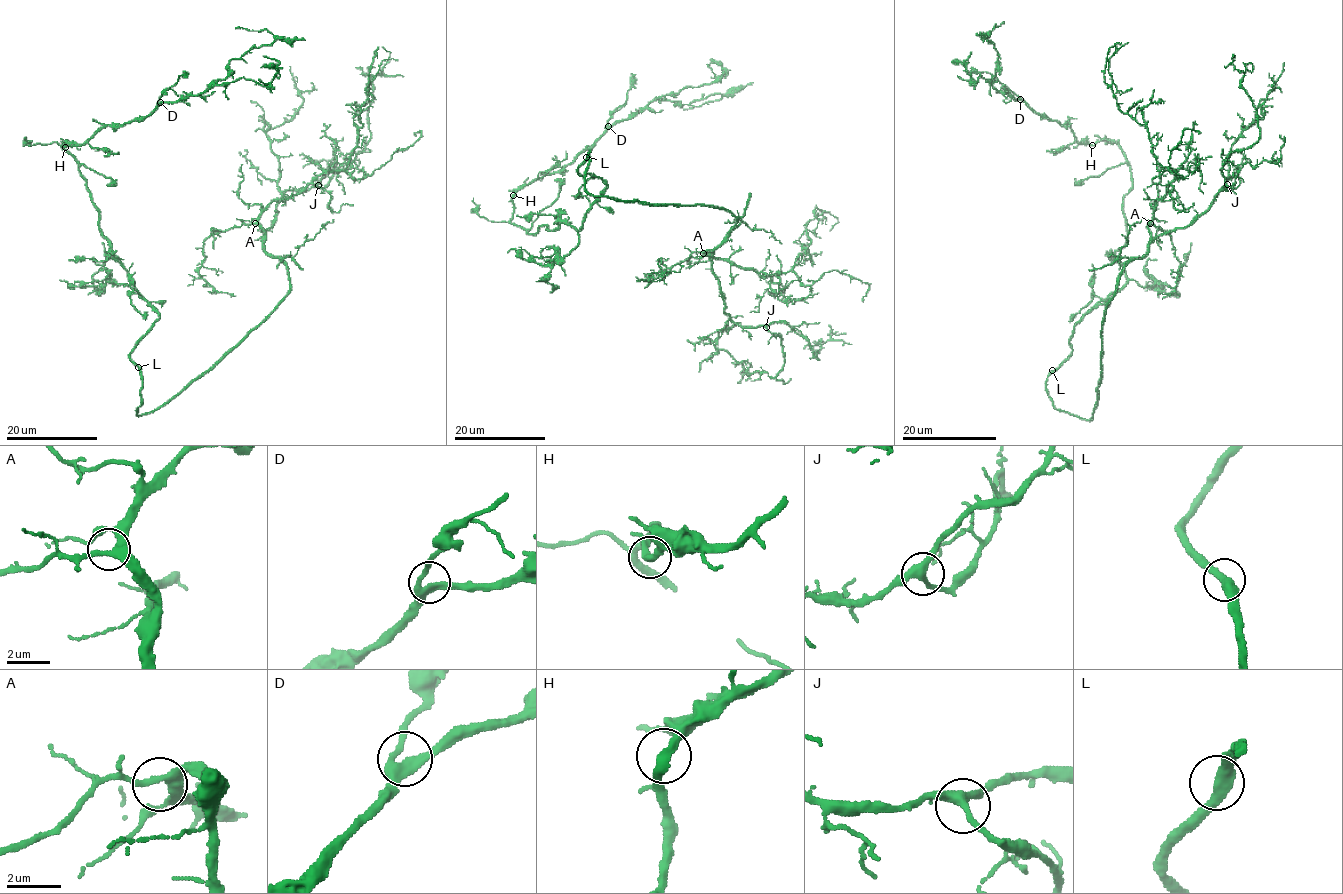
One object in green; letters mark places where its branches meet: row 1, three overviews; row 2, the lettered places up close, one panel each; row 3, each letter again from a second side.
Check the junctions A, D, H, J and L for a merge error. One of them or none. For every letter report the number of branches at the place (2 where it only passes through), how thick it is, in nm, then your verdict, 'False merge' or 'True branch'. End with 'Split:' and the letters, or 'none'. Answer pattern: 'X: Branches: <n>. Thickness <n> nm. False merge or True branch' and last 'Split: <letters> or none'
A: Branches: 3. Thickness 260 nm. True branch
D: Branches: 3. Thickness 320 nm. True branch
H: Branches: 2. Thickness 320 nm. True branch
J: Branches: 3. Thickness 320 nm. True branch
L: Branches: 2. Thickness 440 nm. True branch
Split: none

